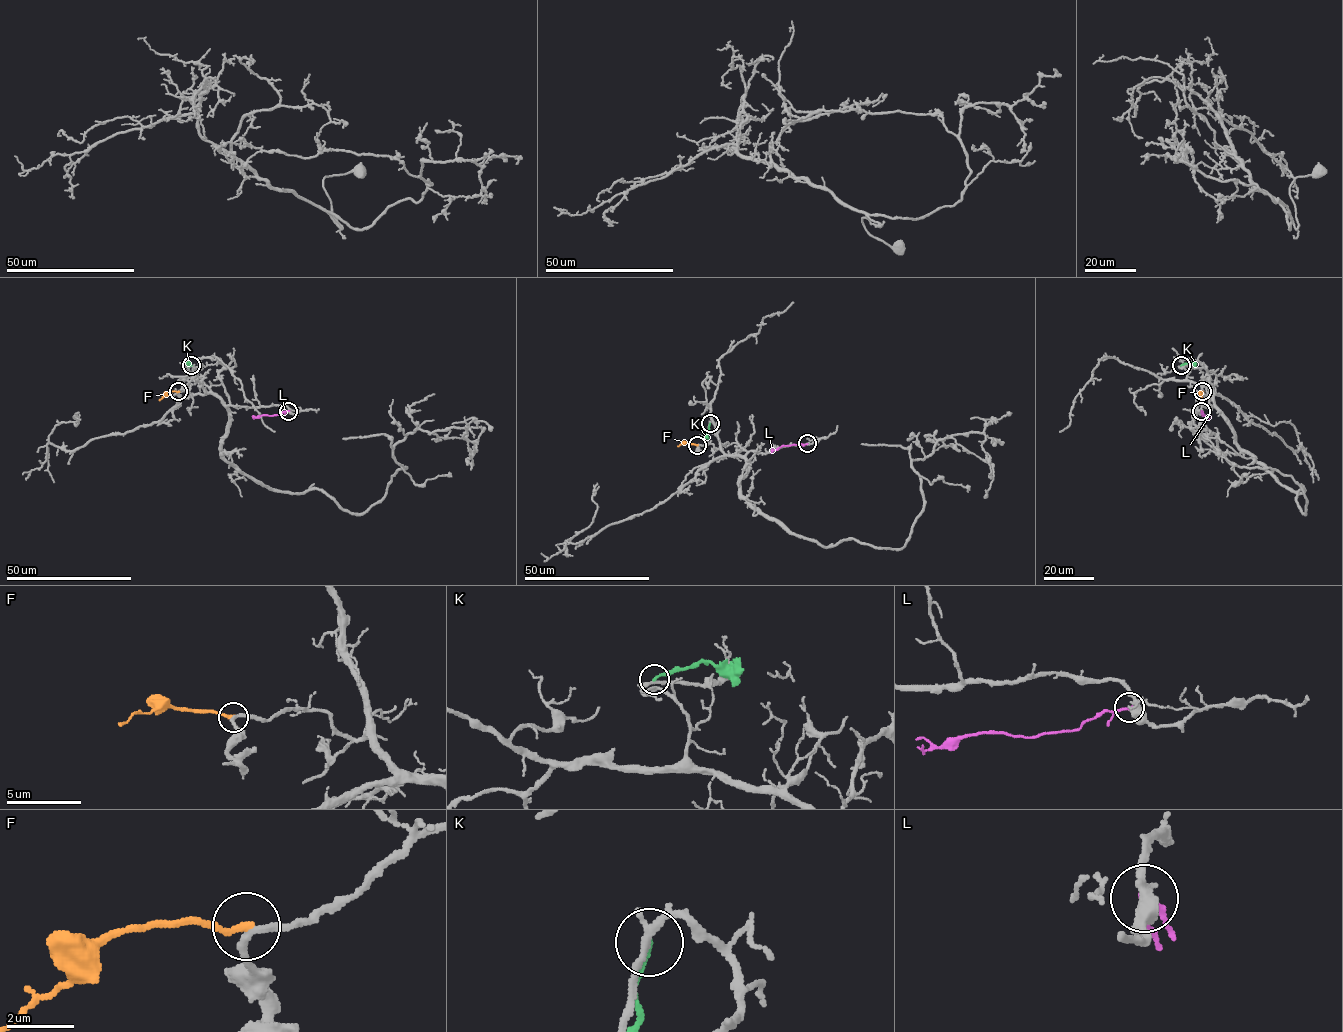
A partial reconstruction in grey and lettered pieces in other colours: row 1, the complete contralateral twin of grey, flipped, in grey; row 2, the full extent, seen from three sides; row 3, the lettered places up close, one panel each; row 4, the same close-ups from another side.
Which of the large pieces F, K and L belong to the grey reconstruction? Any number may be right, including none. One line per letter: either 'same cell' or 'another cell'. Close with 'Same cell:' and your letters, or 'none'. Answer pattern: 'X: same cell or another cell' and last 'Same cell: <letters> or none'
F: another cell
K: another cell
L: another cell
Same cell: none

